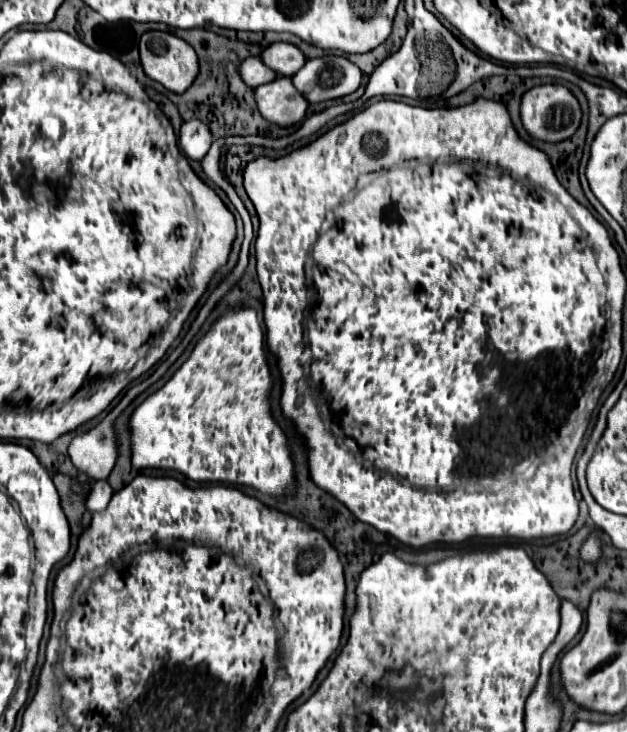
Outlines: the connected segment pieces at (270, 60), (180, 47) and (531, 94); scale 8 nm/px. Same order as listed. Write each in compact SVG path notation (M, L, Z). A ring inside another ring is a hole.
M272 43L262 51L260 57L270 69L288 77L292 77L306 63L304 53L292 43Z
M148 31L140 37L140 61L144 67L144 73L162 83L166 89L174 93L184 93L196 79L198 71L198 57L196 51L180 37L164 31Z
M540 85L540 87L532 87L522 97L520 113L522 113L524 129L532 137L536 137L540 141L552 141L552 143L558 143L558 141L564 141L564 139L572 137L576 133L576 129L580 127L580 121L582 121L580 103L572 95L572 91L566 89L564 85Z

